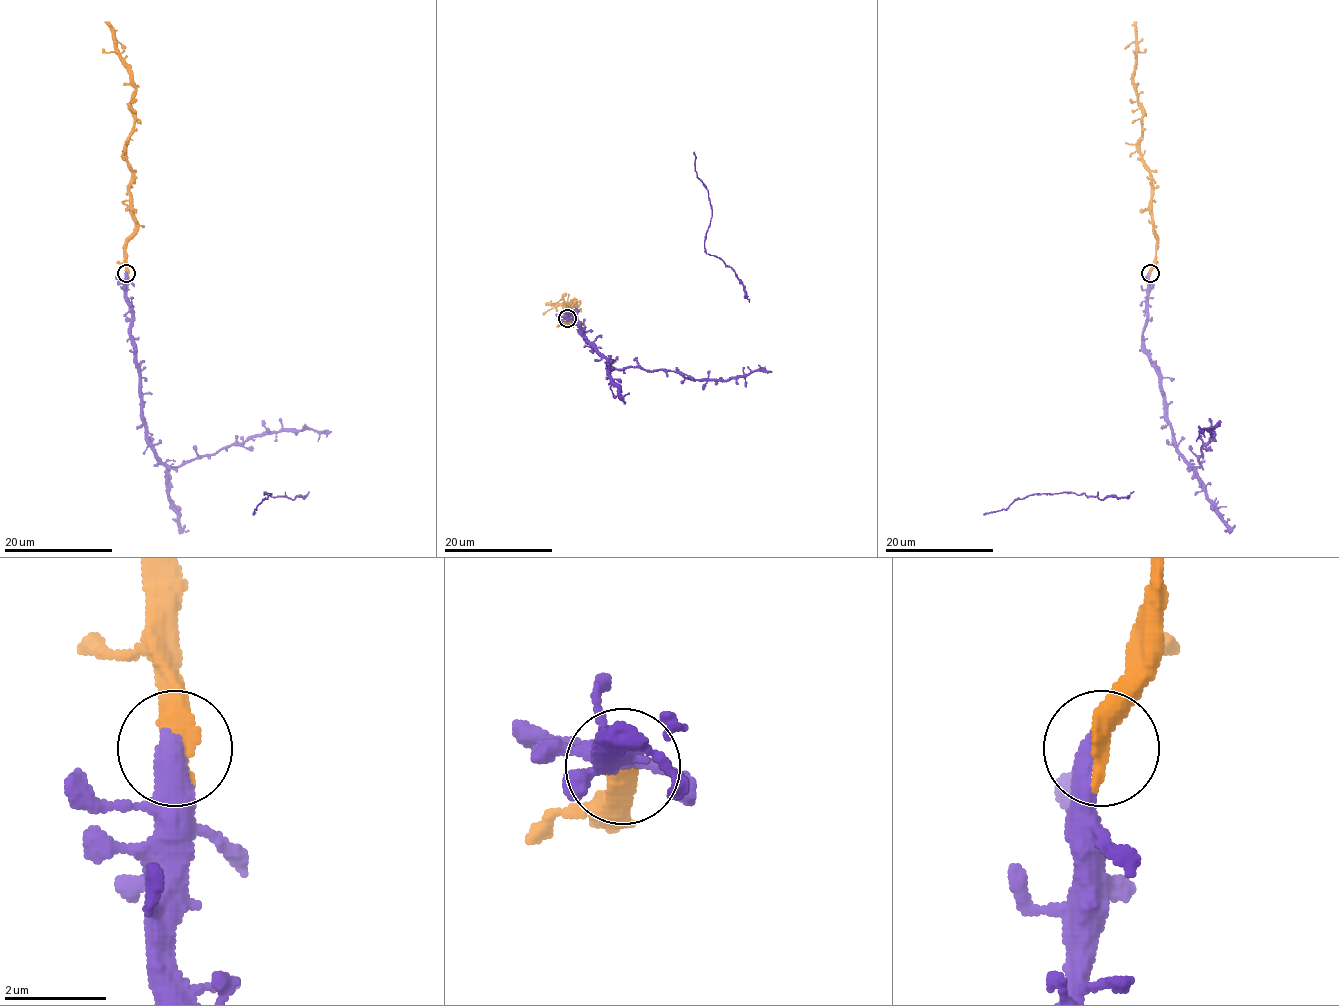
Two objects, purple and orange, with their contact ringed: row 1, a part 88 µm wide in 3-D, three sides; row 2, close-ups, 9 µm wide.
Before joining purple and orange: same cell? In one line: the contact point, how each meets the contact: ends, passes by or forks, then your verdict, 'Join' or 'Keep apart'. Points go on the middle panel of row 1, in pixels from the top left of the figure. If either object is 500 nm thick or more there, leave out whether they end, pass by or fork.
Place: (567, 318). Join

